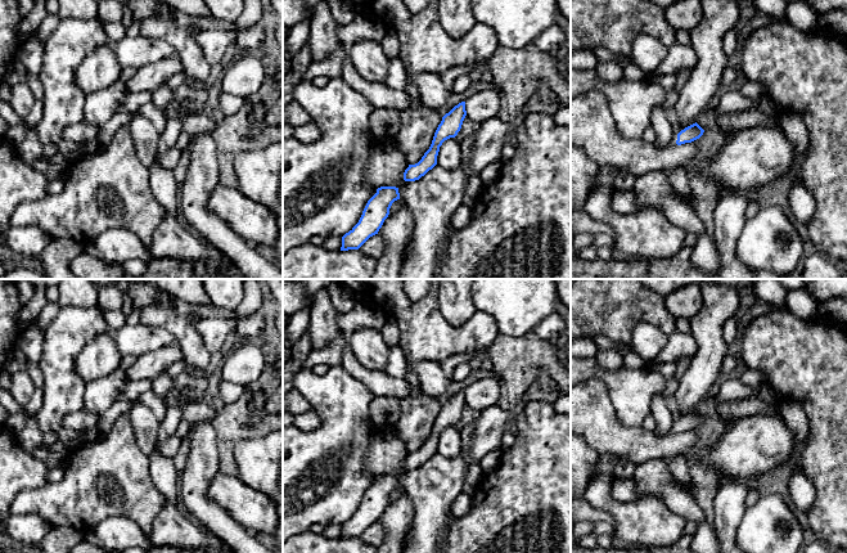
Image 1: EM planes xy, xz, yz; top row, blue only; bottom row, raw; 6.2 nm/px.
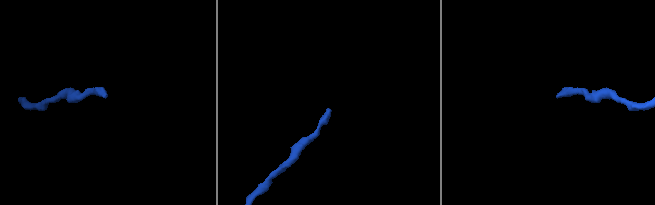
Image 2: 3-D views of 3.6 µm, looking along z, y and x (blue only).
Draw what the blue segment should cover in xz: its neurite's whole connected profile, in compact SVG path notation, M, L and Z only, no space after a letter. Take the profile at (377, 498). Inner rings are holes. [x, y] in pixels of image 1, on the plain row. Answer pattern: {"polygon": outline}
{"polygon": "M378 476L368 489L359 511L342 525L341 539L359 538L370 525L378 522L392 491L397 487L400 487L398 476Z"}

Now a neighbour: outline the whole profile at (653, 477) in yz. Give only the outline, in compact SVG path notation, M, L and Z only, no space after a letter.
M662 458L652 459L637 466L632 476L639 498L658 495L666 505L685 520L699 525L706 522L706 513L689 493L675 485L675 477Z

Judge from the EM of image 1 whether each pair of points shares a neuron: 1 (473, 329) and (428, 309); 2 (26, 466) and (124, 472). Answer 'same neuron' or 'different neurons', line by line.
1: same neuron
2: different neurons

